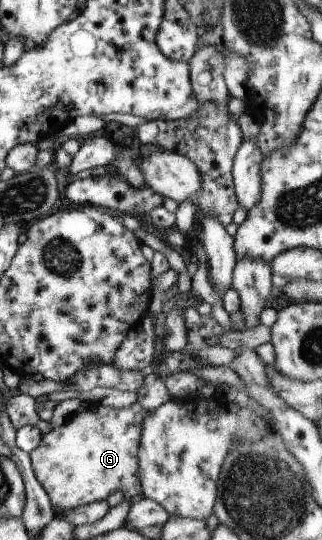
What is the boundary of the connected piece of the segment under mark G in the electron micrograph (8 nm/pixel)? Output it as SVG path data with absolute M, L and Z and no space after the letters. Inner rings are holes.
M139 401L129 408L111 408L103 404L94 404L83 412L75 412L65 424L43 435L39 446L28 455L33 472L39 484L46 490L54 508L73 510L77 506L107 500L107 496L117 490L123 492L125 498L132 498L141 493L139 442L148 411Z

